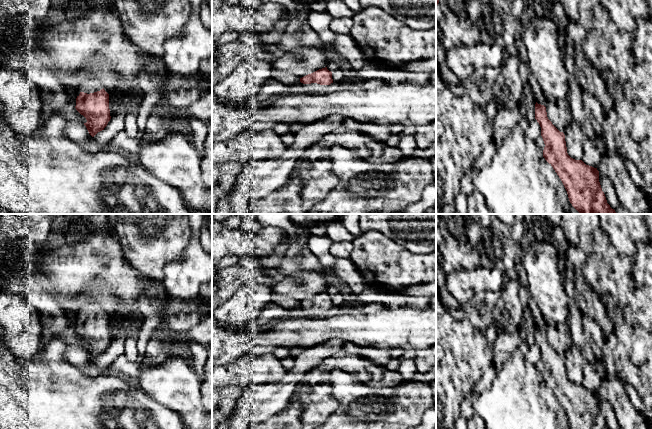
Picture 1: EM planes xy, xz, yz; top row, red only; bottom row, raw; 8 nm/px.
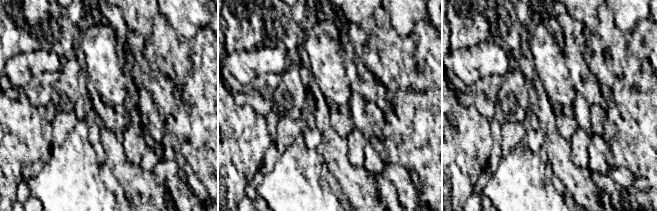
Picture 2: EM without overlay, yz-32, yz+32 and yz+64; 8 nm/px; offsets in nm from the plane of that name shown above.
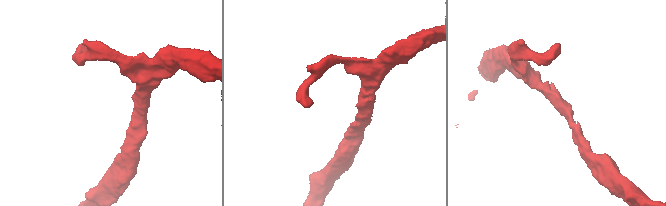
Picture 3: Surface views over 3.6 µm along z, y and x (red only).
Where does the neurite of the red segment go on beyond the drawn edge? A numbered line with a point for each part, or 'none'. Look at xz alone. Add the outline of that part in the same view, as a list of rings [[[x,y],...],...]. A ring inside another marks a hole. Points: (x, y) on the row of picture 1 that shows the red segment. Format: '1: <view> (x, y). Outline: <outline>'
none

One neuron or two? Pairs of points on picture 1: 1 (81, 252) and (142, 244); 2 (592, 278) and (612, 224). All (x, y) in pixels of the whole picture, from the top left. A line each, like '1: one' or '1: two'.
1: two
2: two

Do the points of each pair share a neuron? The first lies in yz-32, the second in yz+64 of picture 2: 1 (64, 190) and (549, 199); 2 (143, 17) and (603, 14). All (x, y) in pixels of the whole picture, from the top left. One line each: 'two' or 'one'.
1: one
2: two

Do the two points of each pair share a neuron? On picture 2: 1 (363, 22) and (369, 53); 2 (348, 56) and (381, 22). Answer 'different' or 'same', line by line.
1: different
2: different

